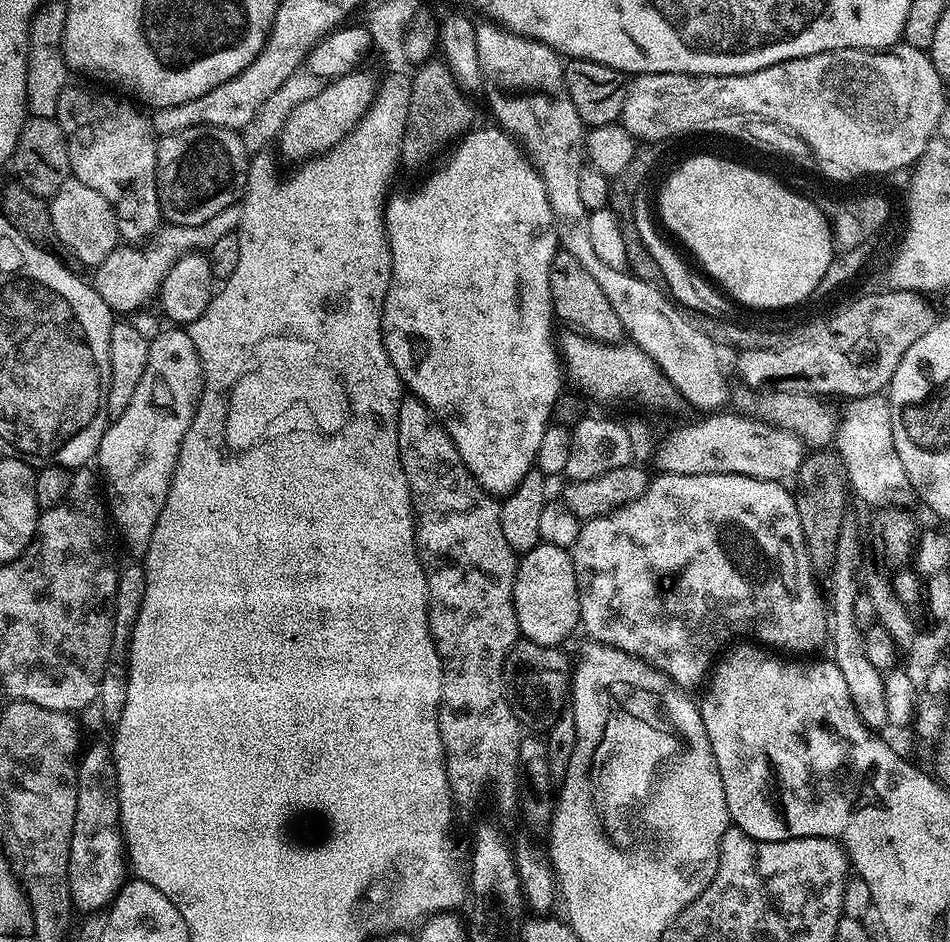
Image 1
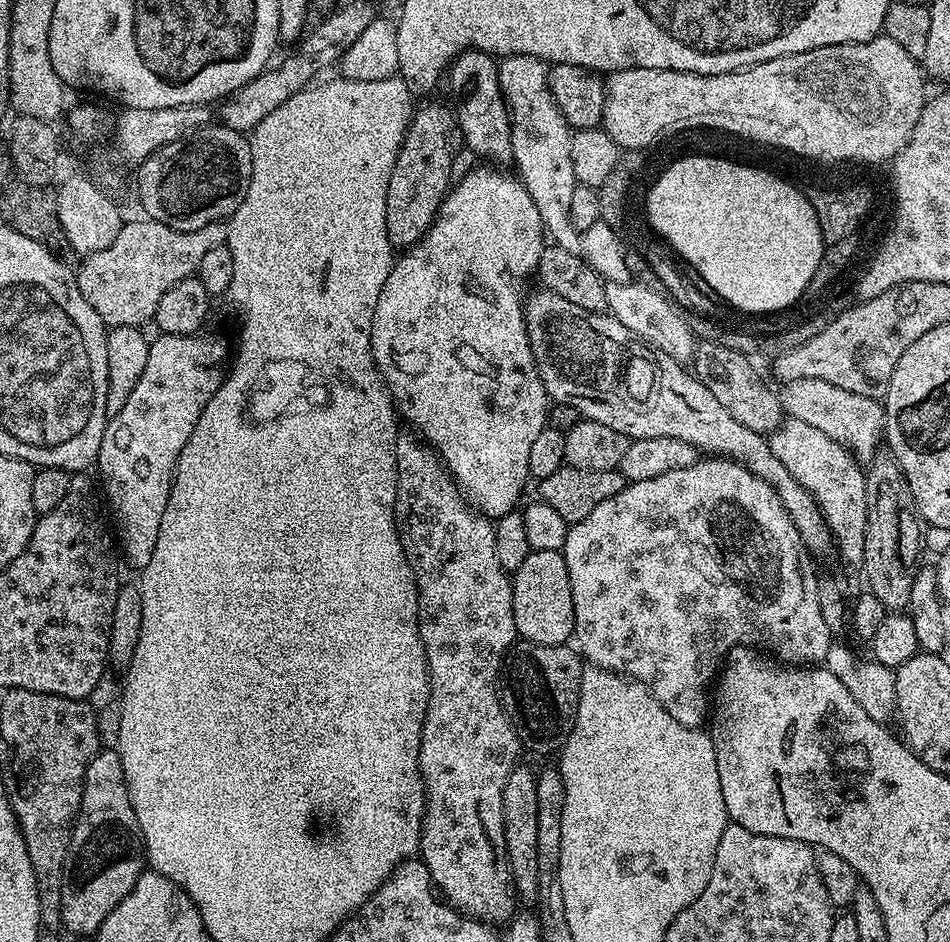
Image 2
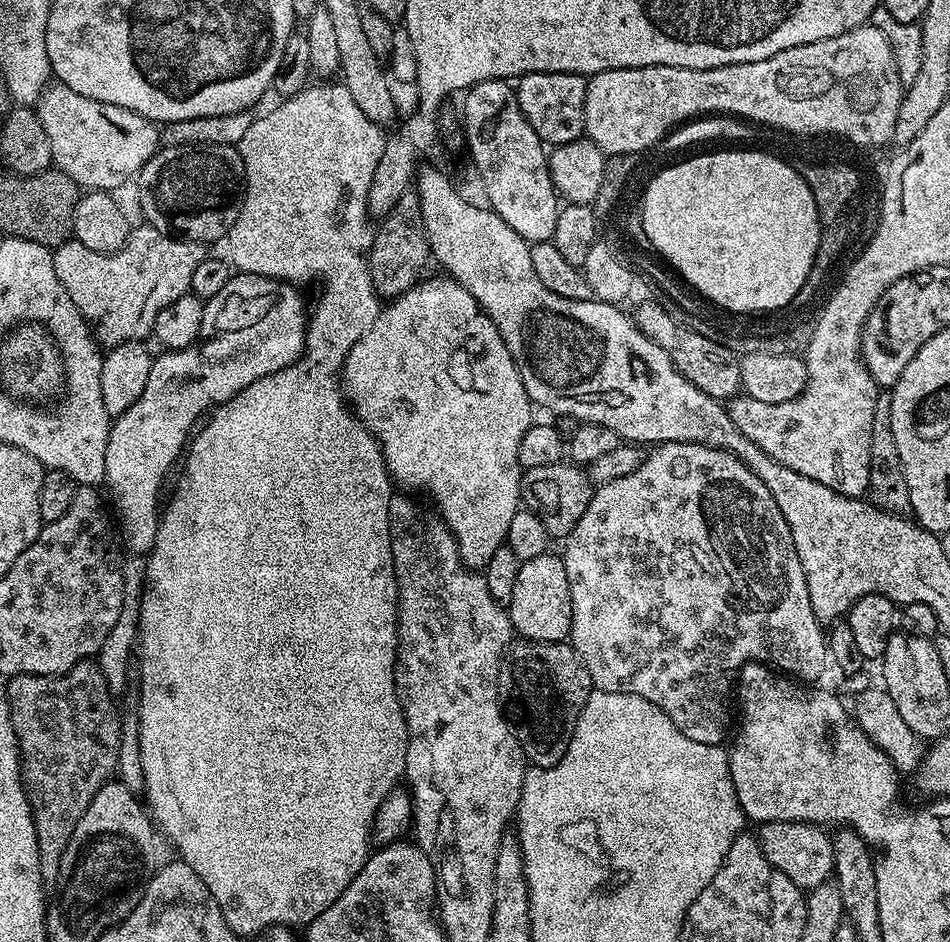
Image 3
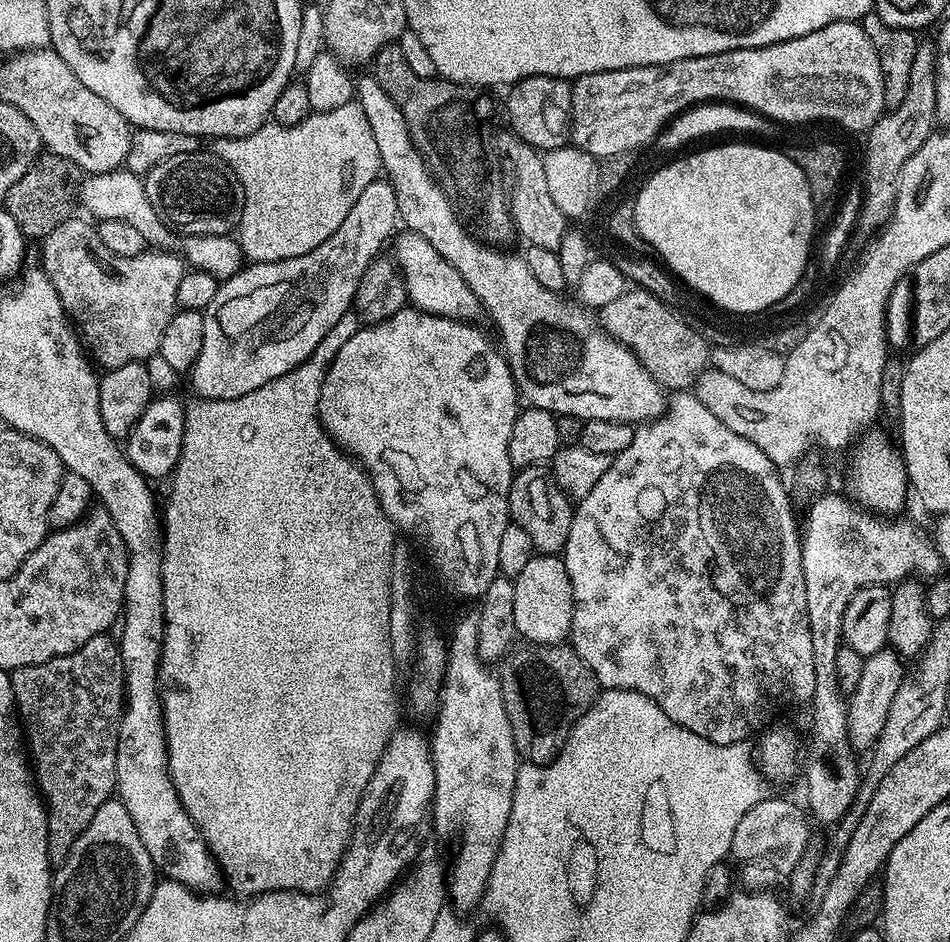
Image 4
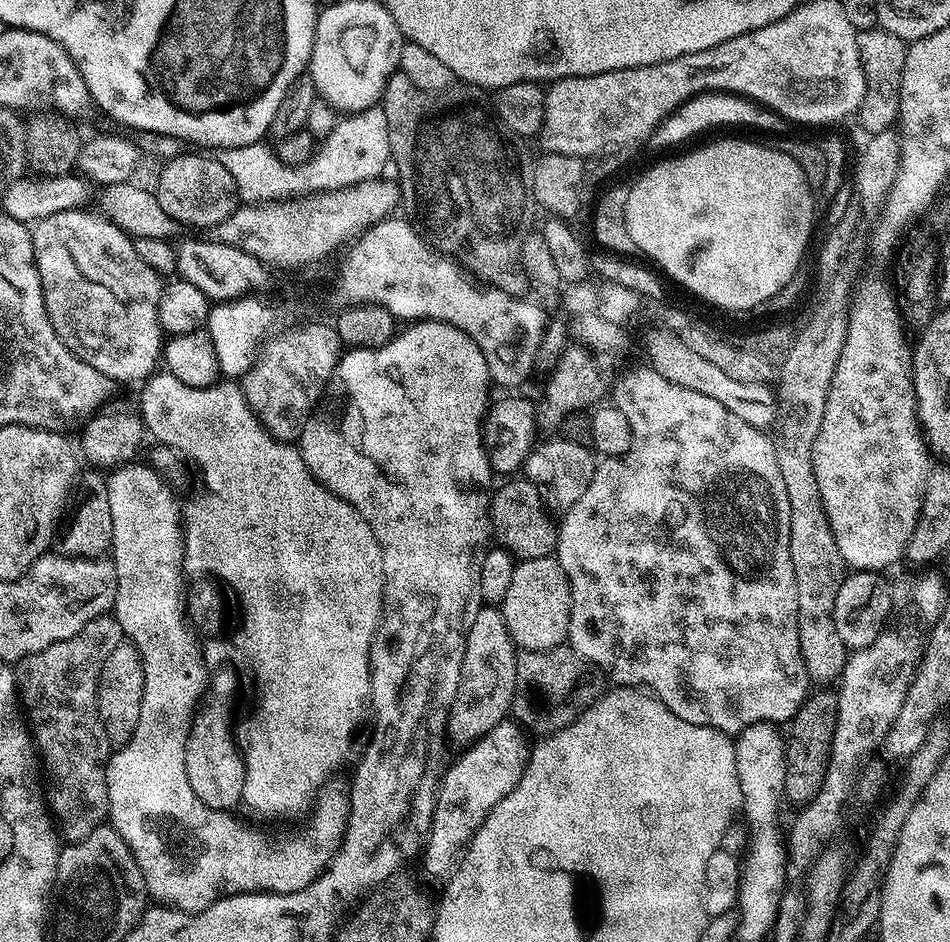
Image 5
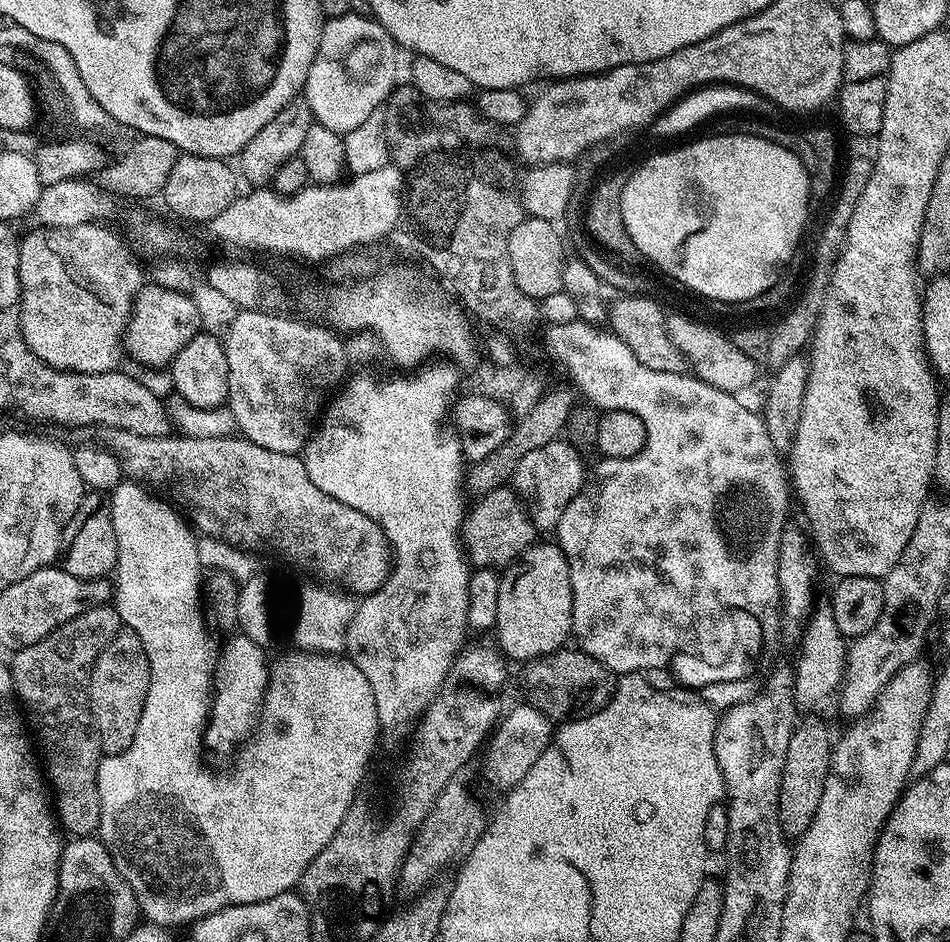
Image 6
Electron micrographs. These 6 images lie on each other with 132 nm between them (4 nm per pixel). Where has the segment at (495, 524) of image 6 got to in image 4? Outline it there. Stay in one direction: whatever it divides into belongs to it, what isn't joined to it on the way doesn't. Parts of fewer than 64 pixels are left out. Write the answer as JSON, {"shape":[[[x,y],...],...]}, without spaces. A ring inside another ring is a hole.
{"shape":[[[547,467],[521,468],[512,477],[508,514],[511,523],[526,530],[532,539],[533,549],[540,554],[556,554],[563,549],[572,525],[573,501],[564,493]]]}

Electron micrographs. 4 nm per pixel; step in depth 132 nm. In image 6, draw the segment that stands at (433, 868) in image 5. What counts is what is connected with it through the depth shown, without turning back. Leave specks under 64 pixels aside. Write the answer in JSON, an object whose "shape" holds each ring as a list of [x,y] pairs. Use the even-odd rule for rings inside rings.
{"shape":[[[519,702],[512,709],[501,715],[493,733],[486,741],[483,749],[484,756],[484,780],[493,784],[496,788],[510,790],[530,774],[530,766],[542,758],[542,754],[554,739],[554,724],[548,720],[536,708],[532,708],[527,702]]]}

